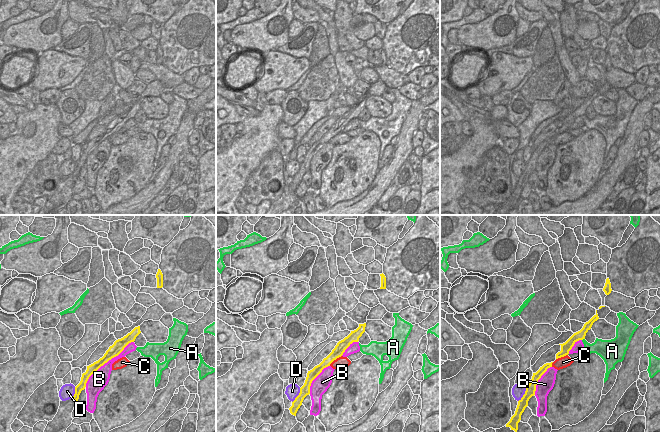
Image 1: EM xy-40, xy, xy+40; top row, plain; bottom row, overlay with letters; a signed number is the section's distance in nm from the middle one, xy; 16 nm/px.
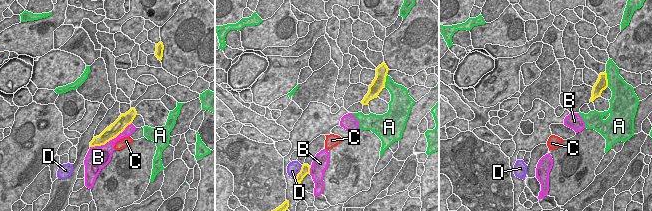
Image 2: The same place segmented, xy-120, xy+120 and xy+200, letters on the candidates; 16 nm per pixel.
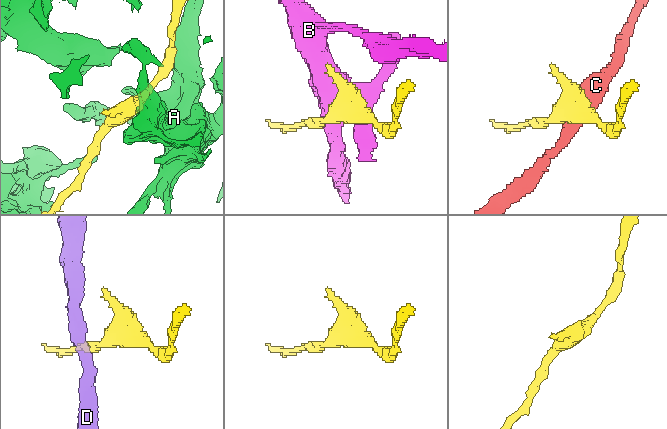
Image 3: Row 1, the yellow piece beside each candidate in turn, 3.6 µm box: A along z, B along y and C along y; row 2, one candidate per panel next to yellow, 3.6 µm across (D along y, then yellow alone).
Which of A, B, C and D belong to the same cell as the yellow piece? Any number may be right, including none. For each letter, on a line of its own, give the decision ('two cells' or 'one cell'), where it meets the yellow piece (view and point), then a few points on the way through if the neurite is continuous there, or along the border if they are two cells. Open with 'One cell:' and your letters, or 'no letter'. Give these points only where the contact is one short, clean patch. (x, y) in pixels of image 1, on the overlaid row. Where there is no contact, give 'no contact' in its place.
One cell: no letter
A: two cells; meets yellow in xy+40 at (583, 338)
B: two cells; meets yellow in xy-40 at (106, 362)
C: two cells; meets yellow in xy at (335, 359); border along xy (341, 355), (329, 365)
D: two cells; meets yellow in xy+40 at (524, 394); border along xy+40 (526, 387), (525, 393), (518, 401)

